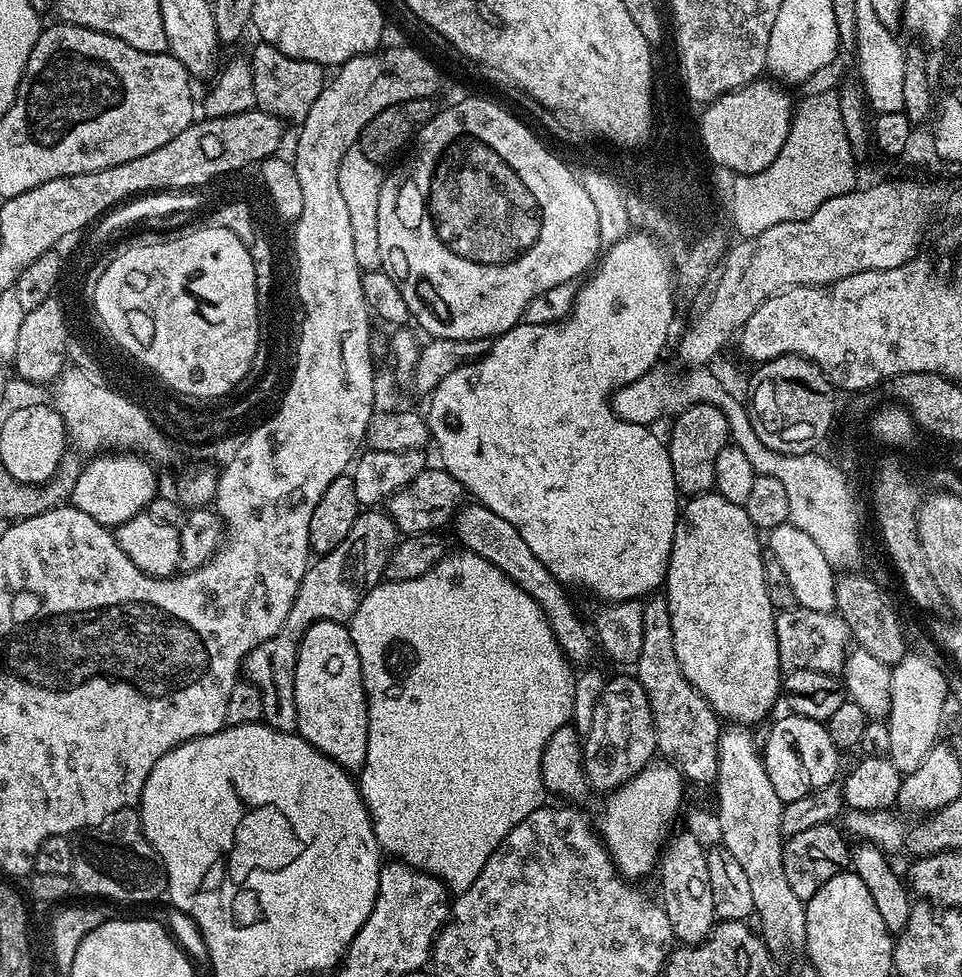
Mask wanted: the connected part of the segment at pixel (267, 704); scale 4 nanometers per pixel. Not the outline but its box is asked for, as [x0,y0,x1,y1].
[243,510,398,732]

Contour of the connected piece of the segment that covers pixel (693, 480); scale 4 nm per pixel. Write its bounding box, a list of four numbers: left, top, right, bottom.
[666,402,730,498]

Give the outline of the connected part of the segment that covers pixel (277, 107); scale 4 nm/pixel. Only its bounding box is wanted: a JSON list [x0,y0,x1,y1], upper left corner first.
[250,43,326,122]

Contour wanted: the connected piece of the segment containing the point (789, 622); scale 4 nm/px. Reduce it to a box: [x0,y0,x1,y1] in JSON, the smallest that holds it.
[776,607,852,676]

